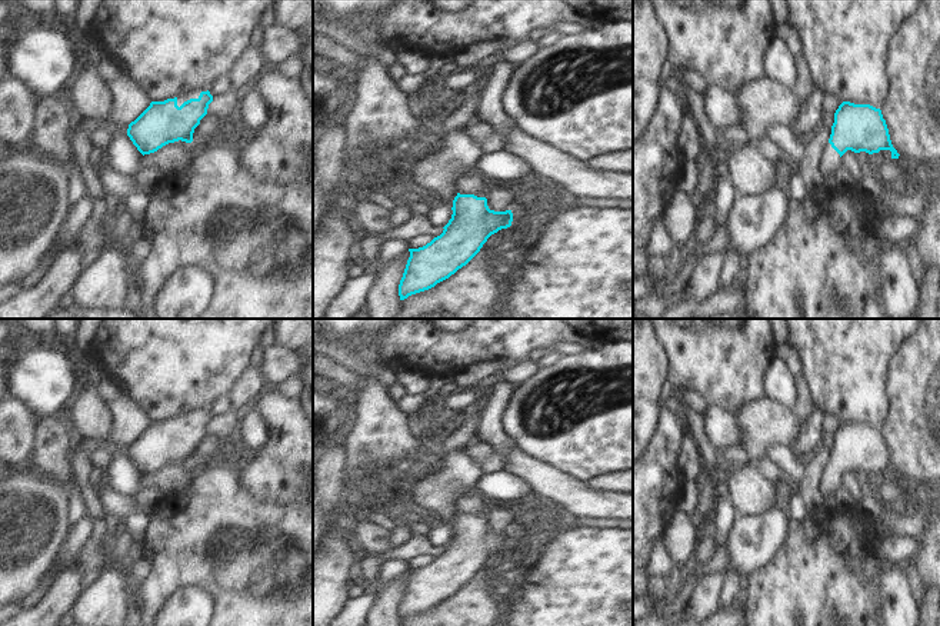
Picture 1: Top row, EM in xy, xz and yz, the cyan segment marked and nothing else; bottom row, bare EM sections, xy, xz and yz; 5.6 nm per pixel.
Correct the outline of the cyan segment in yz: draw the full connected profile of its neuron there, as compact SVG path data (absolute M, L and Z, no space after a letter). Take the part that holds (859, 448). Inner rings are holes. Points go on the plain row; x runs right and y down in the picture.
M843 422L834 433L829 464L823 470L819 486L824 499L834 497L837 490L843 487L840 477L847 470L869 475L890 470L891 479L900 476L891 464L880 429Z

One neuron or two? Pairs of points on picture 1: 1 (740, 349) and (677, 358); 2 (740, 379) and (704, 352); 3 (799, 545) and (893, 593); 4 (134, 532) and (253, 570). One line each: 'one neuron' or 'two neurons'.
1: one neuron
2: one neuron
3: two neurons
4: two neurons

